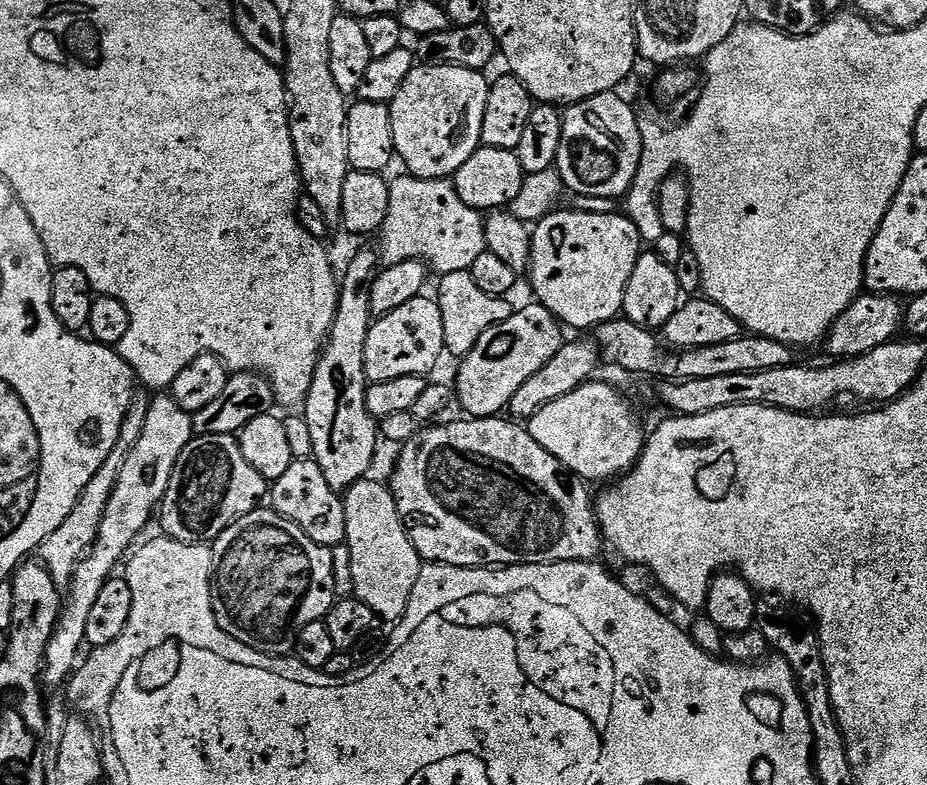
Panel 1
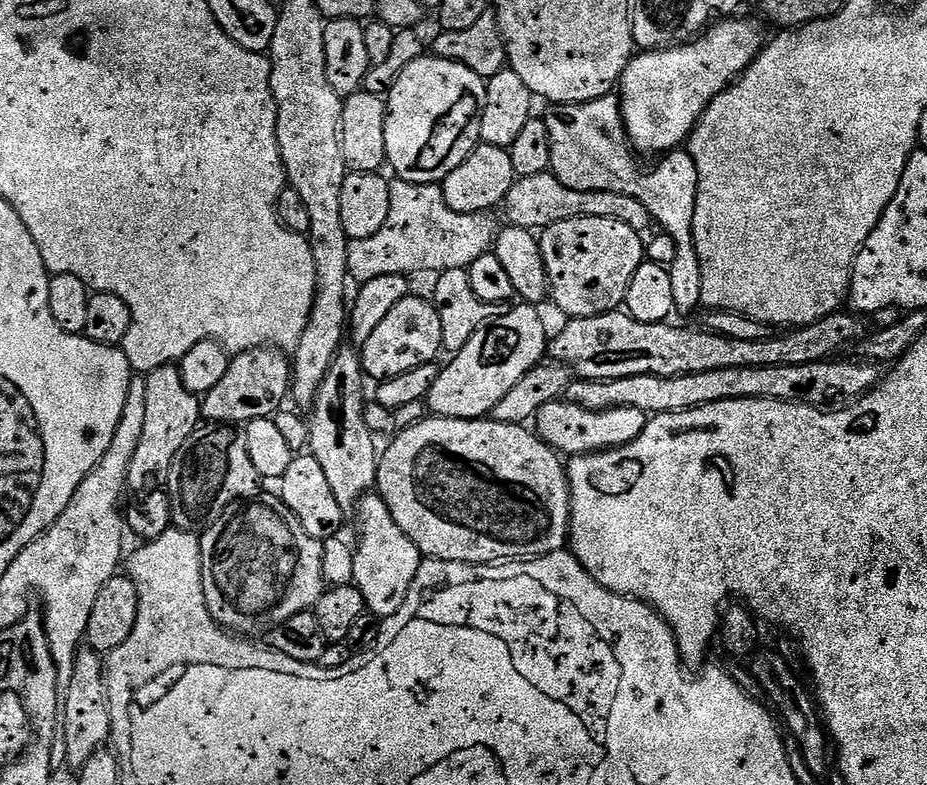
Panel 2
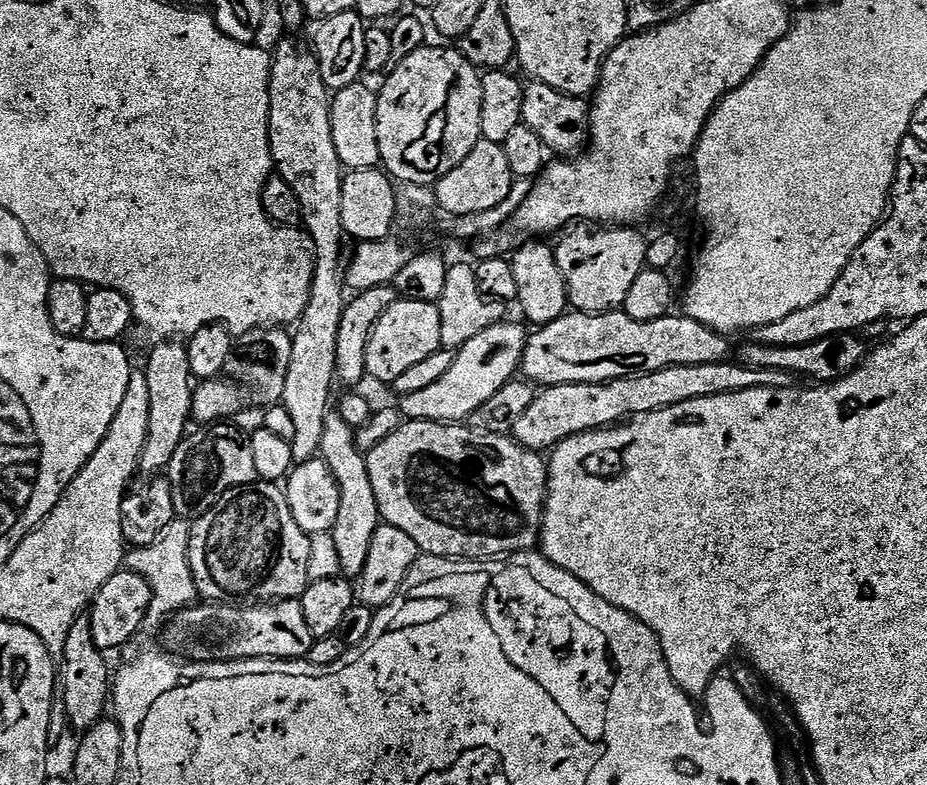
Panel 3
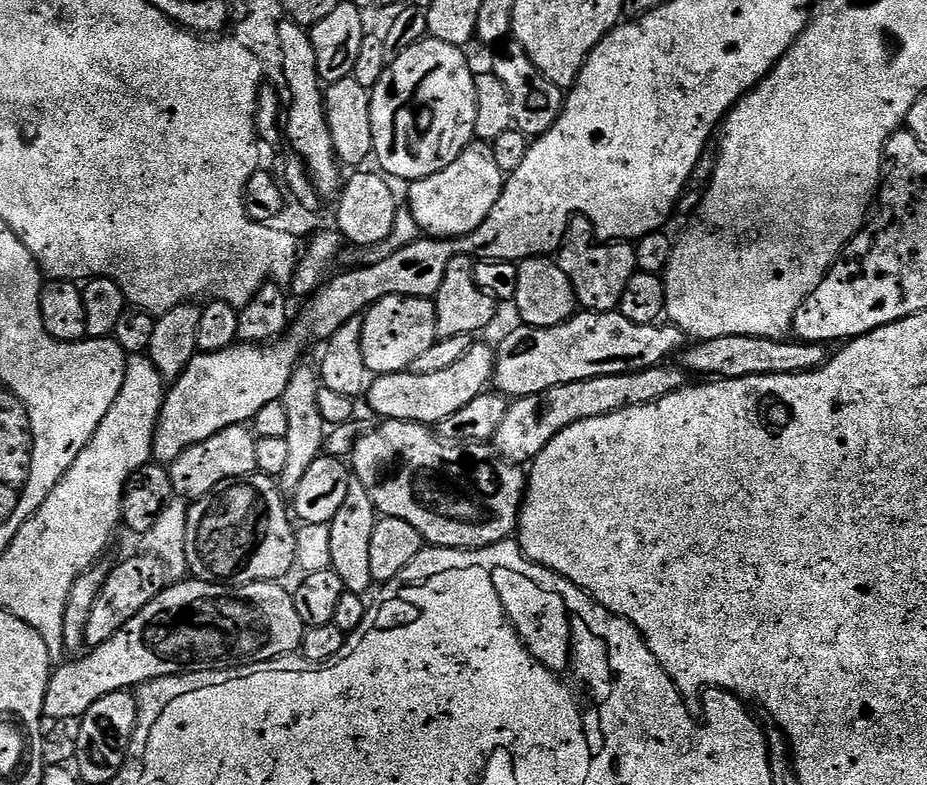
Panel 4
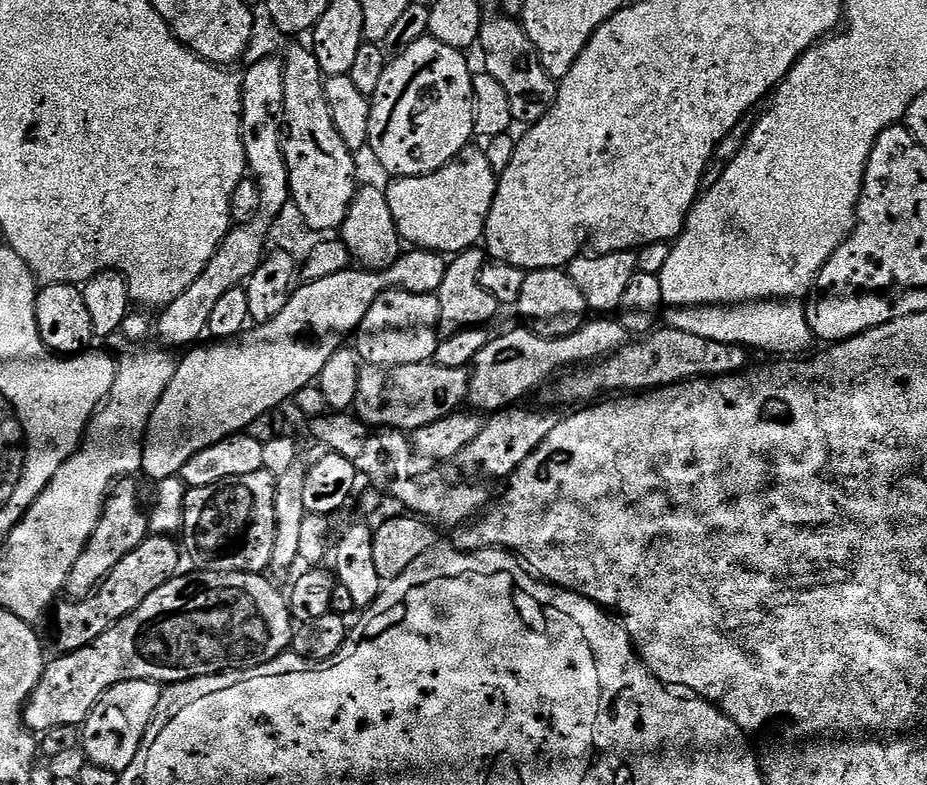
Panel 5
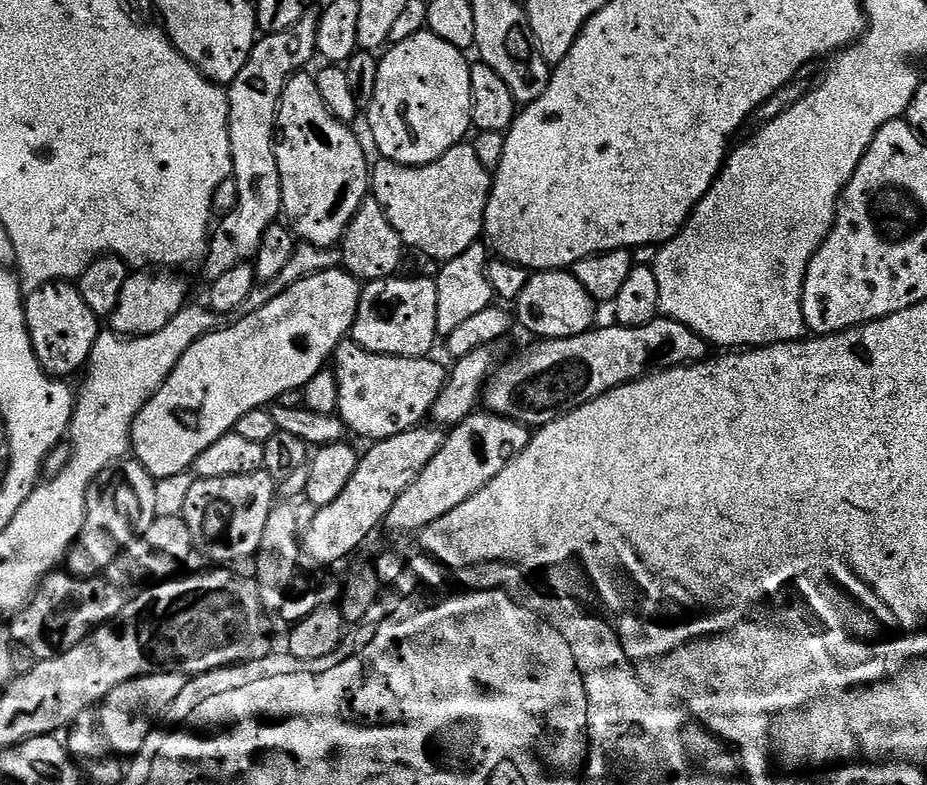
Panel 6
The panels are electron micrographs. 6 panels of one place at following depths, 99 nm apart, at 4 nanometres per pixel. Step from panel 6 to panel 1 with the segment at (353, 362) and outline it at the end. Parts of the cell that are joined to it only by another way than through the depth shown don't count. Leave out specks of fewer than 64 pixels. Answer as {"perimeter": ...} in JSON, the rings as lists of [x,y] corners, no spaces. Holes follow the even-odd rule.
{"perimeter":[[[529,302],[521,312],[520,309],[513,311],[506,322],[486,330],[486,334],[478,338],[478,346],[459,361],[460,373],[454,383],[454,396],[468,411],[465,413],[472,418],[500,416],[516,391],[558,354],[562,343],[560,331],[560,321],[550,314],[550,310],[535,302]]]}

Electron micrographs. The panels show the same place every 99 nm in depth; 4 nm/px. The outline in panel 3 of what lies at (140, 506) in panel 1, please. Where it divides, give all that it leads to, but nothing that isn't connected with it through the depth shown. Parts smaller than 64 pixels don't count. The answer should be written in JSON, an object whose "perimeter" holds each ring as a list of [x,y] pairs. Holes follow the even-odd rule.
{"perimeter":[[[176,338],[157,345],[148,356],[148,365],[142,368],[146,382],[150,385],[150,430],[146,434],[139,471],[150,472],[148,474],[160,474],[167,469],[168,463],[174,458],[174,450],[178,450],[192,420],[194,377],[190,370],[188,349]]]}

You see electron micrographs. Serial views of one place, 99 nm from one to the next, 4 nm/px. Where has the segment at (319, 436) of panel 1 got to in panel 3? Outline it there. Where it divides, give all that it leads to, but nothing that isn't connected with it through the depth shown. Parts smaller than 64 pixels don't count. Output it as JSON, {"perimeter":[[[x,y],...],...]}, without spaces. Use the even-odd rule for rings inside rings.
{"perimeter":[[[329,411],[326,430],[322,430],[322,446],[319,455],[330,466],[336,481],[340,483],[338,518],[331,533],[338,550],[341,573],[348,578],[358,578],[366,570],[366,558],[370,558],[370,542],[381,526],[378,498],[374,498],[374,486],[370,486],[370,474],[365,453],[356,448],[356,432],[340,417],[339,411]]]}

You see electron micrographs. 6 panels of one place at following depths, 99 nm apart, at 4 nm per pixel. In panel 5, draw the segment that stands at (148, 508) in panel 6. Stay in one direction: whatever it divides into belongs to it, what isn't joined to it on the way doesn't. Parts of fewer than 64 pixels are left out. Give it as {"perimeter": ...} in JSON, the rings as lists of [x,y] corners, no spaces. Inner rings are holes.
{"perimeter":[[[120,482],[108,493],[108,501],[104,503],[102,518],[82,554],[78,554],[78,562],[74,562],[74,570],[70,570],[70,578],[66,578],[64,592],[69,600],[85,600],[93,596],[100,583],[108,577],[110,570],[130,554],[143,540],[148,539],[148,512],[140,505],[140,496],[132,482]]]}

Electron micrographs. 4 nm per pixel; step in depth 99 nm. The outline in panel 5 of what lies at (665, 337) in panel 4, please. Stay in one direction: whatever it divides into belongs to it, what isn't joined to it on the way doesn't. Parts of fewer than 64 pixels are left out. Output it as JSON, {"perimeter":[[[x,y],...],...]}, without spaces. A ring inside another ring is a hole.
{"perimeter":[[[588,318],[583,326],[571,332],[569,336],[541,336],[531,327],[516,328],[513,332],[504,332],[501,336],[493,335],[488,345],[476,356],[474,367],[468,378],[466,400],[477,413],[491,414],[501,412],[503,408],[519,405],[527,392],[538,387],[540,383],[551,381],[561,370],[571,369],[573,366],[583,366],[598,360],[603,360],[612,352],[629,343],[630,334],[620,325],[616,318]]]}

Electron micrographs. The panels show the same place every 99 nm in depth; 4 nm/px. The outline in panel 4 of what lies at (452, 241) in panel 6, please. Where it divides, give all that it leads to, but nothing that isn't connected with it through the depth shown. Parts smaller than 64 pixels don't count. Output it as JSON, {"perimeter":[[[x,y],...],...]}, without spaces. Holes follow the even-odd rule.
{"perimeter":[[[473,139],[472,143],[466,146],[466,150],[462,150],[462,154],[458,154],[458,158],[454,162],[450,162],[450,166],[446,166],[446,170],[438,170],[438,174],[430,174],[421,180],[411,181],[407,185],[406,203],[413,212],[414,220],[420,227],[421,233],[432,238],[469,236],[471,232],[478,230],[478,226],[482,226],[482,222],[486,222],[490,210],[494,210],[504,189],[505,179],[506,174],[498,167],[491,143],[487,140]]]}

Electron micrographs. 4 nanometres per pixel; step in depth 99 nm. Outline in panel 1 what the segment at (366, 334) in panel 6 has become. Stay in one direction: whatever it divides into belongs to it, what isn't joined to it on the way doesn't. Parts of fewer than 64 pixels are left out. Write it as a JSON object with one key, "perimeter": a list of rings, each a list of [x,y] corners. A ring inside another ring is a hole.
{"perimeter":[[[421,294],[414,297],[406,306],[390,310],[390,314],[379,317],[373,323],[364,347],[366,374],[373,384],[390,382],[394,378],[407,376],[427,377],[428,371],[445,355],[444,335],[442,334],[442,310],[435,299]]]}

